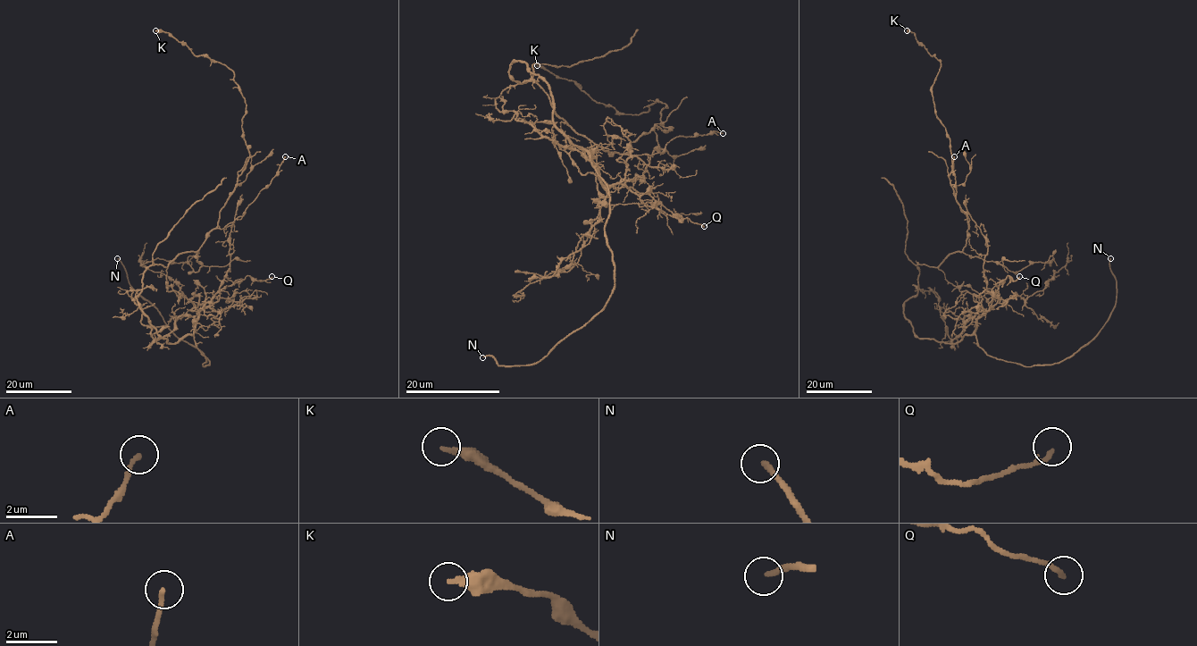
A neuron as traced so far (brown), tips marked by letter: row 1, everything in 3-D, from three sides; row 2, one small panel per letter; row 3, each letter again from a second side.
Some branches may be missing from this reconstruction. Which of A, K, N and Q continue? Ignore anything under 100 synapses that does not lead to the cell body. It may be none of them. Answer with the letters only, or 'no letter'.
N

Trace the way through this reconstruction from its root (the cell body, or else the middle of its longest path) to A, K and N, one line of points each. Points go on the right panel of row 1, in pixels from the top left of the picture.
A: (944, 274), (939, 265), (950, 254), (962, 250), (969, 229), (969, 218), (956, 199), (954, 156)
K: (944, 274), (939, 265), (966, 243), (967, 216), (950, 182), (950, 140), (932, 96), (941, 62), (907, 30)
N: (944, 274), (983, 299), (975, 336), (988, 355), (1053, 364), (1088, 343), (1115, 307), (1110, 258)

